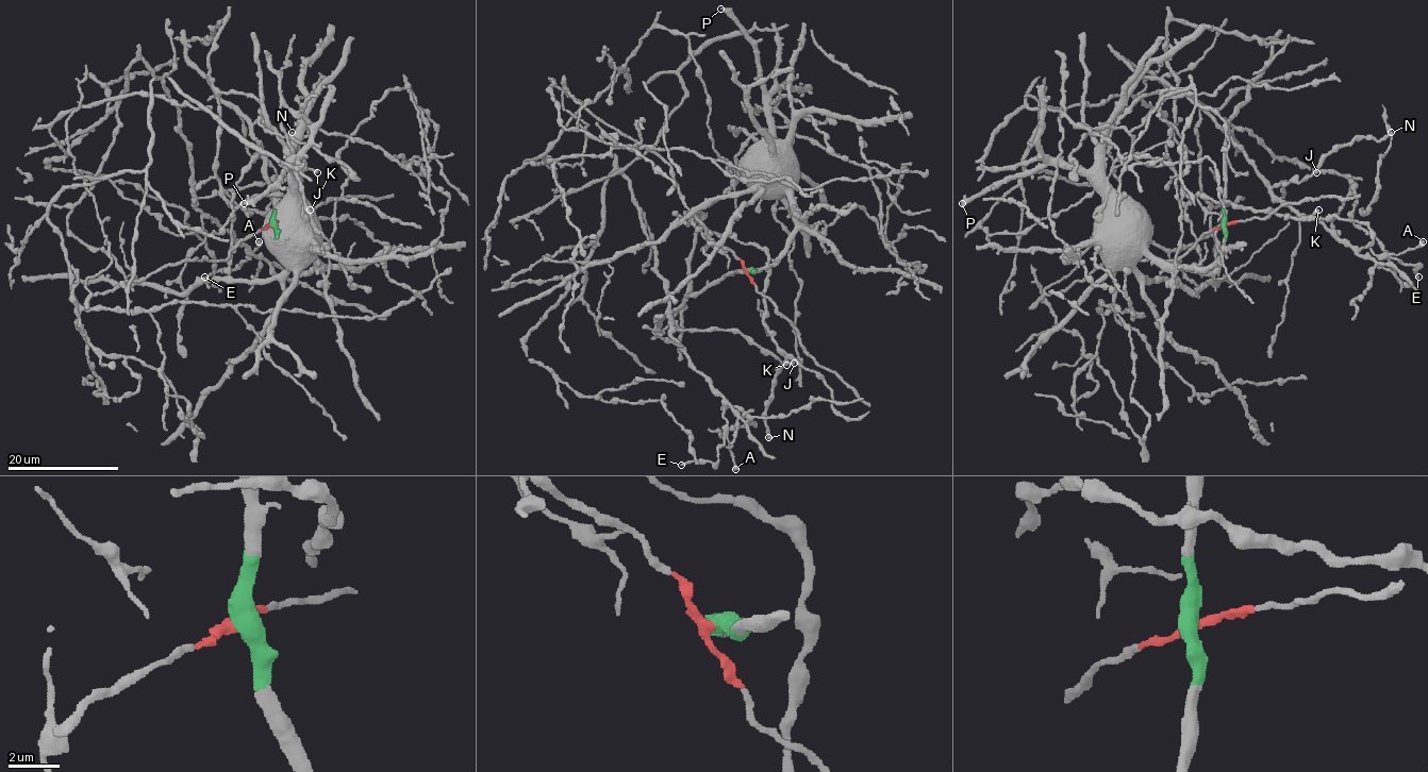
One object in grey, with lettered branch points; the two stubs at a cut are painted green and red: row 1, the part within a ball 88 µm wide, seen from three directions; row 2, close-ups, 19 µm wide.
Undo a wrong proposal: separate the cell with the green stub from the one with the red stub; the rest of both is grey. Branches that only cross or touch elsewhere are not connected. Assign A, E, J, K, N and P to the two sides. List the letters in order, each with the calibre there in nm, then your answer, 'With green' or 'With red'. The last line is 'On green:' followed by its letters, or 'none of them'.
A: Thickness 550 nm. With green
E: Thickness 180 nm. With green
J: Thickness 360 nm. With green
K: Thickness 550 nm. With green
N: Thickness 300 nm. With green
P: Thickness 260 nm. With green
On green: A, E, J, K, N, P

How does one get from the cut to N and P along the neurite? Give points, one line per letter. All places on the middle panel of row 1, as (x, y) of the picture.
N: (748, 270), (795, 227), (771, 182), (544, 256), (593, 246), (618, 169), (675, 329), (780, 362), (769, 438)
P: (748, 270), (766, 269), (785, 247), (795, 227), (795, 177), (776, 153), (758, 53), (747, 33), (720, 7)

